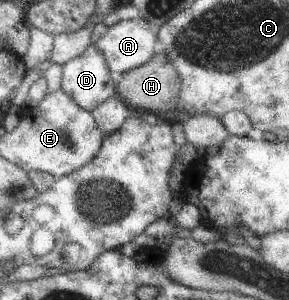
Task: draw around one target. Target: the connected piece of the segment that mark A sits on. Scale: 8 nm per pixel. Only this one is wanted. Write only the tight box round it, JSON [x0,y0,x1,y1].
[97,17,159,83]

